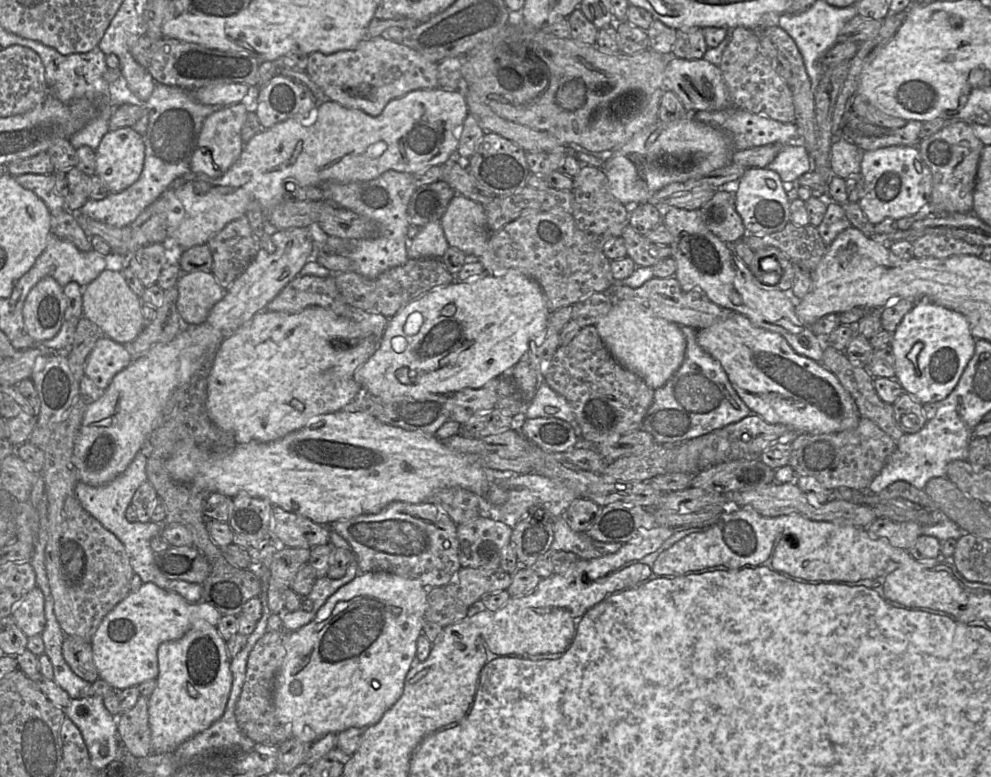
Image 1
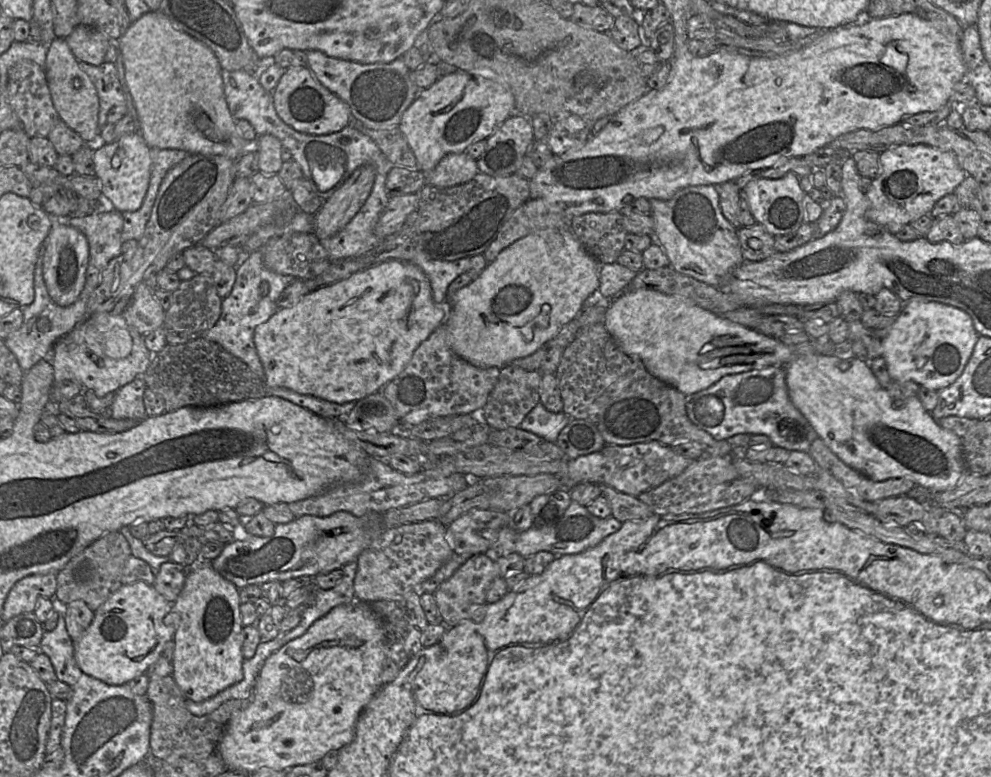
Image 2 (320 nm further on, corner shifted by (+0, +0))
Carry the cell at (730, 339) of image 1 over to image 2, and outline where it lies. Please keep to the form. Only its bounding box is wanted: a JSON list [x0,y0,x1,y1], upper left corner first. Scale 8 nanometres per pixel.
[783,354,966,493]

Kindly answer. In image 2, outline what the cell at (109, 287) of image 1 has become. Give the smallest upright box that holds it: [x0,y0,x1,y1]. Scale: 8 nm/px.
[122,281,165,335]

